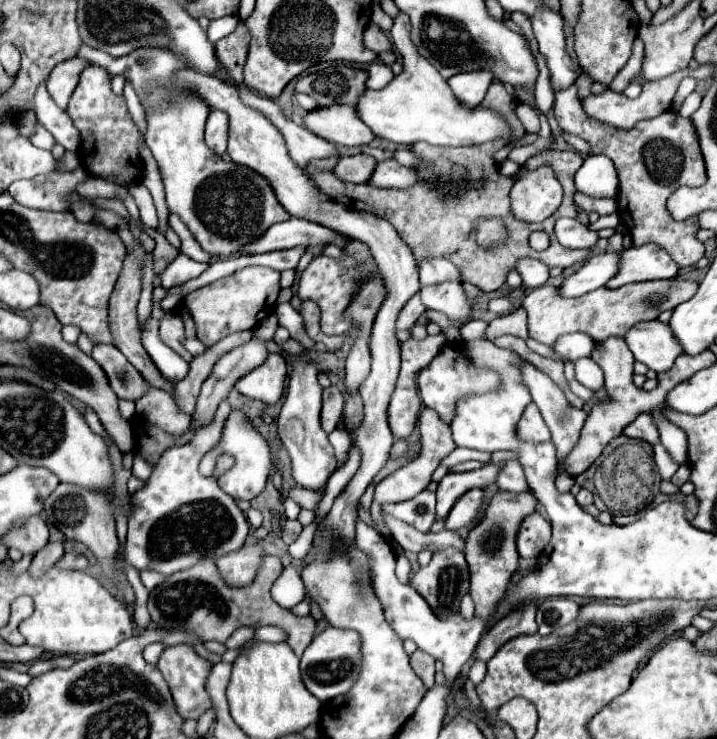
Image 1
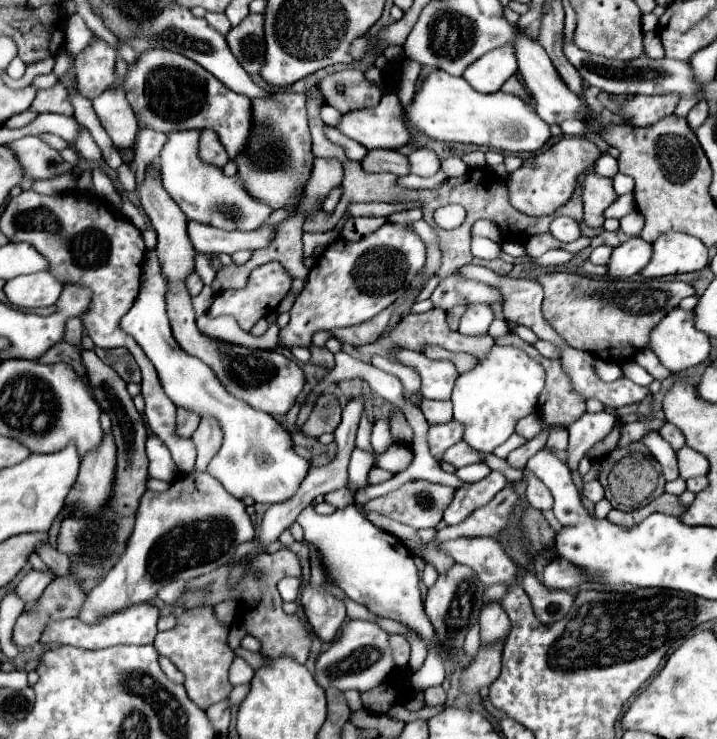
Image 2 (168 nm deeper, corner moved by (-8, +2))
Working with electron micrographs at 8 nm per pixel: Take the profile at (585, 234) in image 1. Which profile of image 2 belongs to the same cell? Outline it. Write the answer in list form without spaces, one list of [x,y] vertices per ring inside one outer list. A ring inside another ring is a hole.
[[[556,217],[550,223],[550,233],[558,241],[576,241],[580,237],[580,227],[572,217]]]

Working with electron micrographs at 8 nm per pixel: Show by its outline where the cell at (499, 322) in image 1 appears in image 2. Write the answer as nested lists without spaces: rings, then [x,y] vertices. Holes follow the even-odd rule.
[[[430,309],[426,313],[420,313],[420,315],[404,315],[402,321],[398,323],[398,327],[392,331],[390,335],[390,341],[394,345],[400,345],[404,349],[412,349],[412,351],[418,351],[422,353],[426,345],[440,345],[448,351],[454,351],[454,353],[470,353],[474,357],[482,357],[484,353],[488,353],[488,349],[492,349],[492,337],[486,335],[486,337],[466,337],[458,331],[452,331],[448,327],[448,321],[446,321],[446,311],[444,309]]]

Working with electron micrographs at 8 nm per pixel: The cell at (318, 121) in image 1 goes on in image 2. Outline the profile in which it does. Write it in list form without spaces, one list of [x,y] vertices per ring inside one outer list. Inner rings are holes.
[[[384,93],[380,105],[376,105],[372,109],[360,109],[354,113],[346,113],[342,117],[338,129],[344,135],[362,143],[366,149],[400,149],[400,147],[412,143],[412,133],[404,121],[402,103],[396,93]]]

